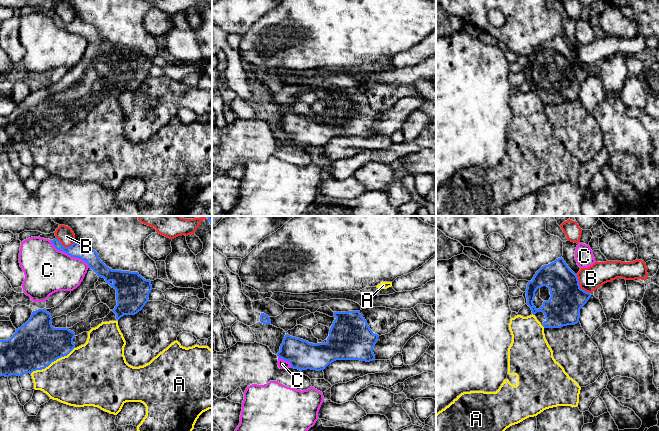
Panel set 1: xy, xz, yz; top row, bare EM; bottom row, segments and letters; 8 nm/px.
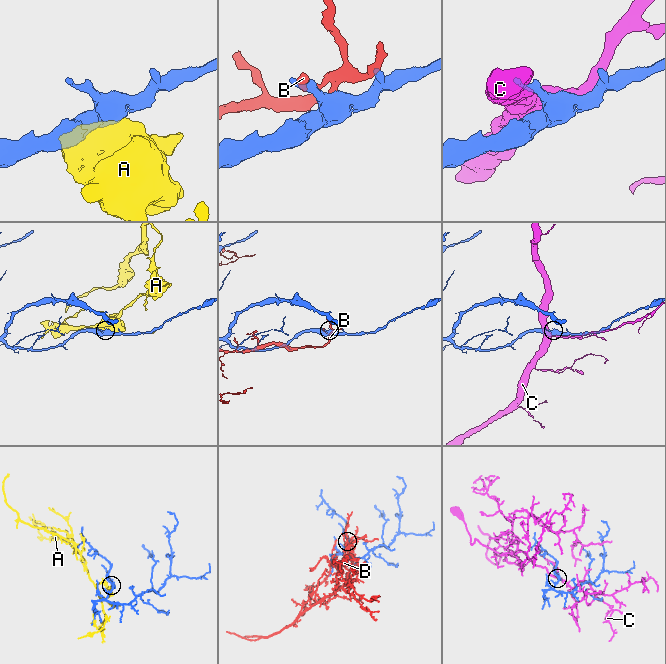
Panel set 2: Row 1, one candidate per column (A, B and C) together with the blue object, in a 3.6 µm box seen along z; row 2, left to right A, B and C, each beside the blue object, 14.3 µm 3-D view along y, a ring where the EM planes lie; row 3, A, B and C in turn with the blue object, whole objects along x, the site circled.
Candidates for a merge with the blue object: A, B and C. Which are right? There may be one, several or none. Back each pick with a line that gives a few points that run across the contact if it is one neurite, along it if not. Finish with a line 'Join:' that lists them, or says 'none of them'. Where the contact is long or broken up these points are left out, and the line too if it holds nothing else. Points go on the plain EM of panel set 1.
Join: none of them

